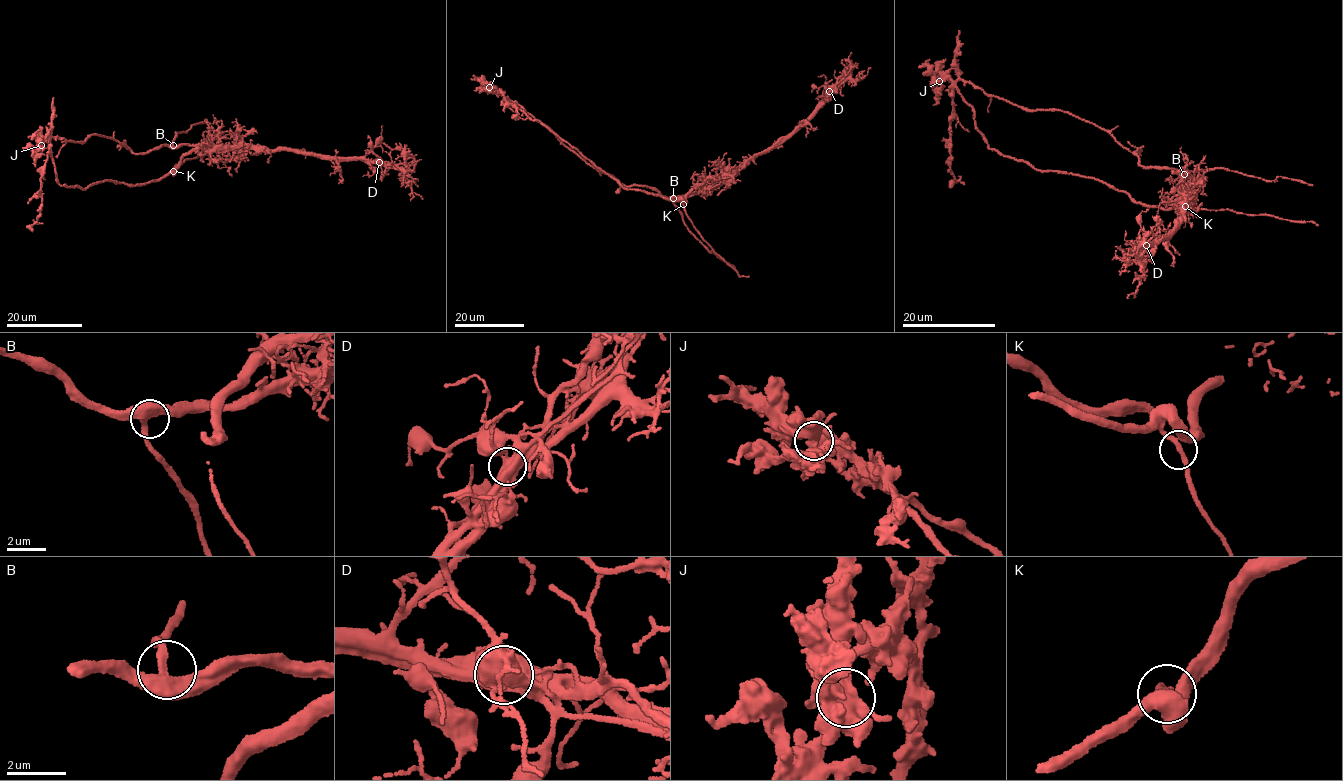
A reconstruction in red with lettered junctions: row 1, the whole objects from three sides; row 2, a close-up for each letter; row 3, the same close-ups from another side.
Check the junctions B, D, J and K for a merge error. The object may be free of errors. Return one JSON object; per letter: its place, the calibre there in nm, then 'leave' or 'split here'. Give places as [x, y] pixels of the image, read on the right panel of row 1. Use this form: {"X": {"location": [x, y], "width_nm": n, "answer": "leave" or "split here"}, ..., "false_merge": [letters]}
{"B": {"location": [1184, 174], "width_nm": 400, "answer": "leave"}, "D": {"location": [1146, 245], "width_nm": 600, "answer": "split here"}, "J": {"location": [939, 81], "width_nm": 400, "answer": "leave"}, "K": {"location": [1185, 206], "width_nm": 280, "answer": "leave"}, "false_merge": ["D"]}

